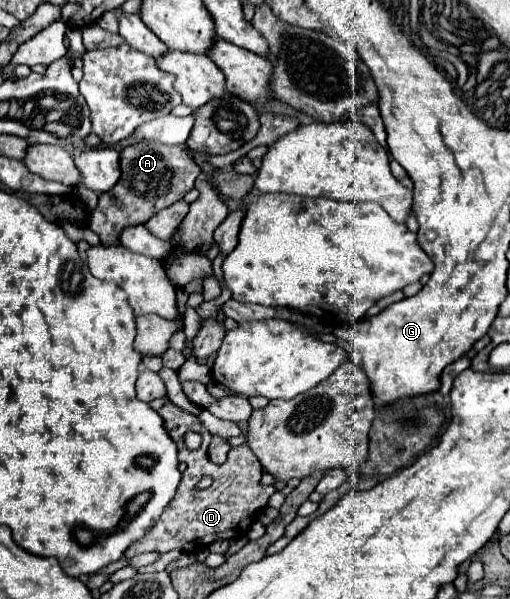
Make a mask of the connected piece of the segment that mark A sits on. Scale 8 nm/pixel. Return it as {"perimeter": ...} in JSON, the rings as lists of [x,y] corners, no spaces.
{"perimeter":[[[136,142],[126,146],[120,152],[120,170],[122,176],[116,186],[106,194],[100,194],[98,208],[90,214],[90,230],[100,236],[104,246],[118,244],[122,228],[144,224],[162,208],[182,200],[200,174],[200,166],[194,162],[186,144],[162,146],[160,142]]]}

